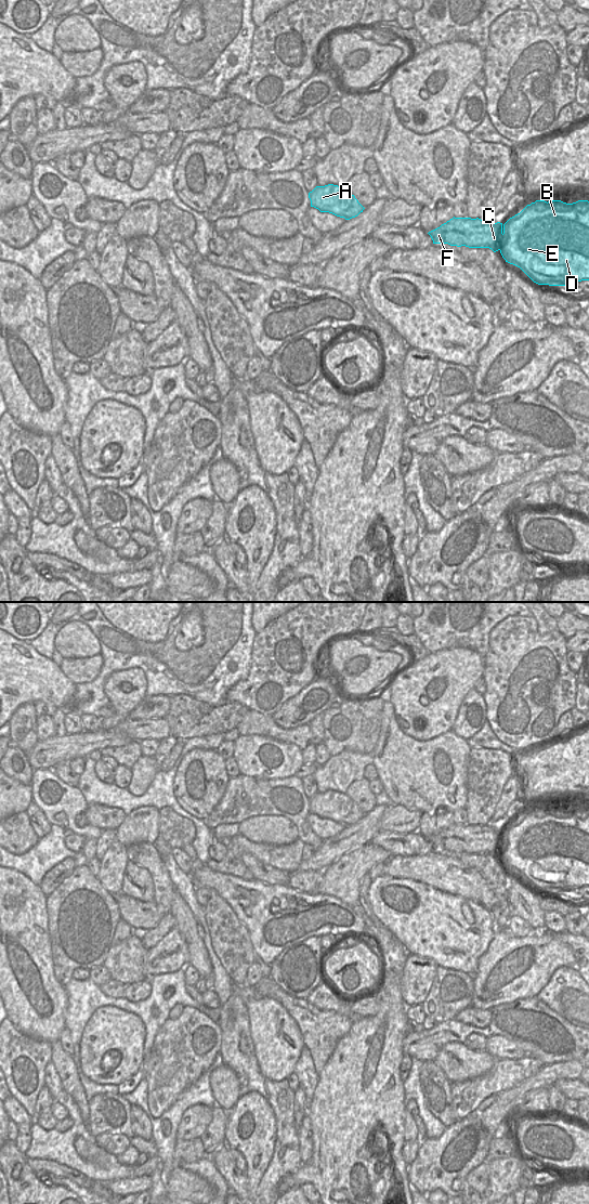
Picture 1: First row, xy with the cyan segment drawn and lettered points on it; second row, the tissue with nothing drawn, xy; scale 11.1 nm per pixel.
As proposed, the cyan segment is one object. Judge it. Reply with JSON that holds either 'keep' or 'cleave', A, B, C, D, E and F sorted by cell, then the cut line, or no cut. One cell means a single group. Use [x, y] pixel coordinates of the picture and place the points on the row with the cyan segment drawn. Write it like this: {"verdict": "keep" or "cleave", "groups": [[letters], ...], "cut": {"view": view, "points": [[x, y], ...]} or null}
{"verdict": "keep", "groups": [["A", "B", "C", "D", "E", "F"]], "cut": null}

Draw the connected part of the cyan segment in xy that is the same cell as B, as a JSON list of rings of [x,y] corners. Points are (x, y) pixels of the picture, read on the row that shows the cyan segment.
[[[536,200],[505,224],[479,218],[453,218],[428,233],[433,244],[489,248],[500,251],[506,262],[520,267],[534,283],[549,286],[574,286],[576,282],[589,280],[589,201],[578,200],[566,204],[561,200]]]

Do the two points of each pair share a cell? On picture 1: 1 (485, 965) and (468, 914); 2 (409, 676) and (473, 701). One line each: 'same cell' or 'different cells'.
1: different cells
2: different cells

